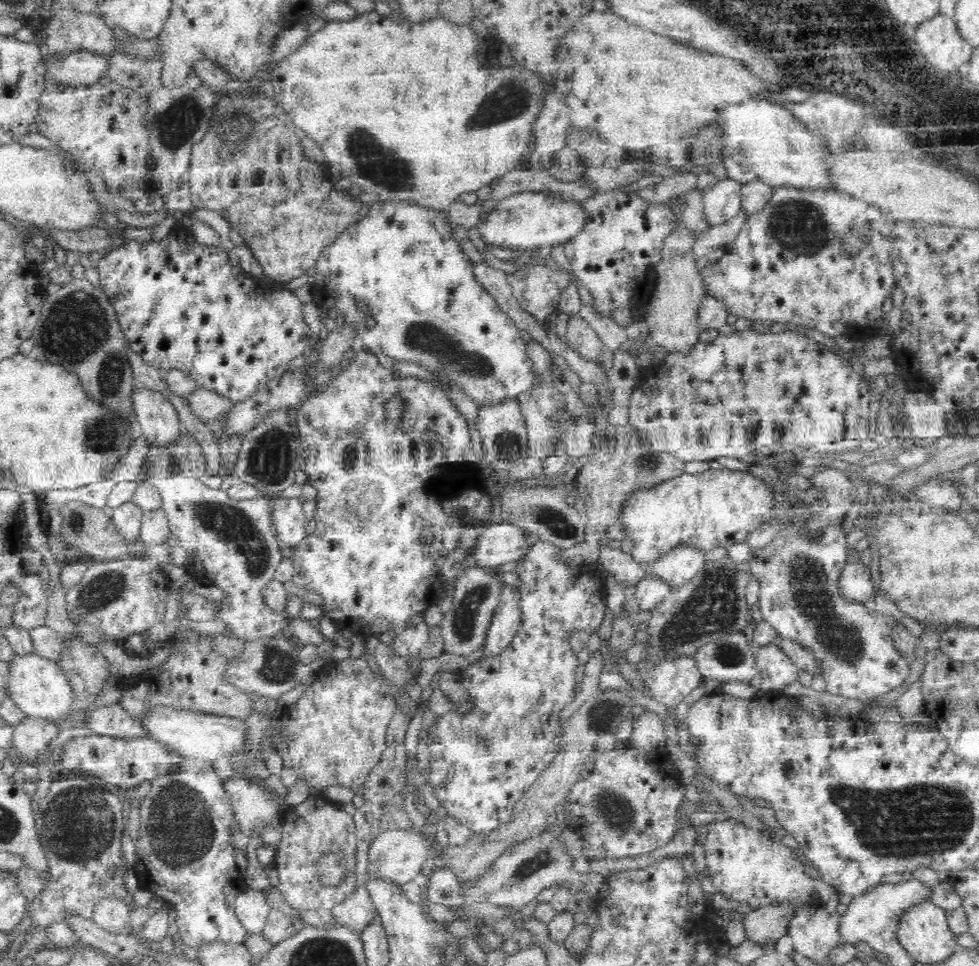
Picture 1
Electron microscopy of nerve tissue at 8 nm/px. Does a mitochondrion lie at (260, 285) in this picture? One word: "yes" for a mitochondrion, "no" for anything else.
no

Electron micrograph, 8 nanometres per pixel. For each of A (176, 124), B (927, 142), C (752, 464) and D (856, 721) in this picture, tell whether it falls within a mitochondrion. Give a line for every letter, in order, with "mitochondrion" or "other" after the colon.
A: mitochondrion
B: other
C: other
D: other

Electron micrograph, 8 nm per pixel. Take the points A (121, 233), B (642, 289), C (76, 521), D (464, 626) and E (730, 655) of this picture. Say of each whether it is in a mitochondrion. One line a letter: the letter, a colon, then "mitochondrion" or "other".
A: other
B: other
C: mitochondrion
D: mitochondrion
E: mitochondrion

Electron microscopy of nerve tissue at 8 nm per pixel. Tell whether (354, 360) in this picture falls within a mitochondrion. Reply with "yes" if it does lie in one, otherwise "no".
no

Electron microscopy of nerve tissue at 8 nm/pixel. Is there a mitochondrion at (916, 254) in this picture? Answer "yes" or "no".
no

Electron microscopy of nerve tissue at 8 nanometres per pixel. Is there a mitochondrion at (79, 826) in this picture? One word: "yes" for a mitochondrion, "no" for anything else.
yes

